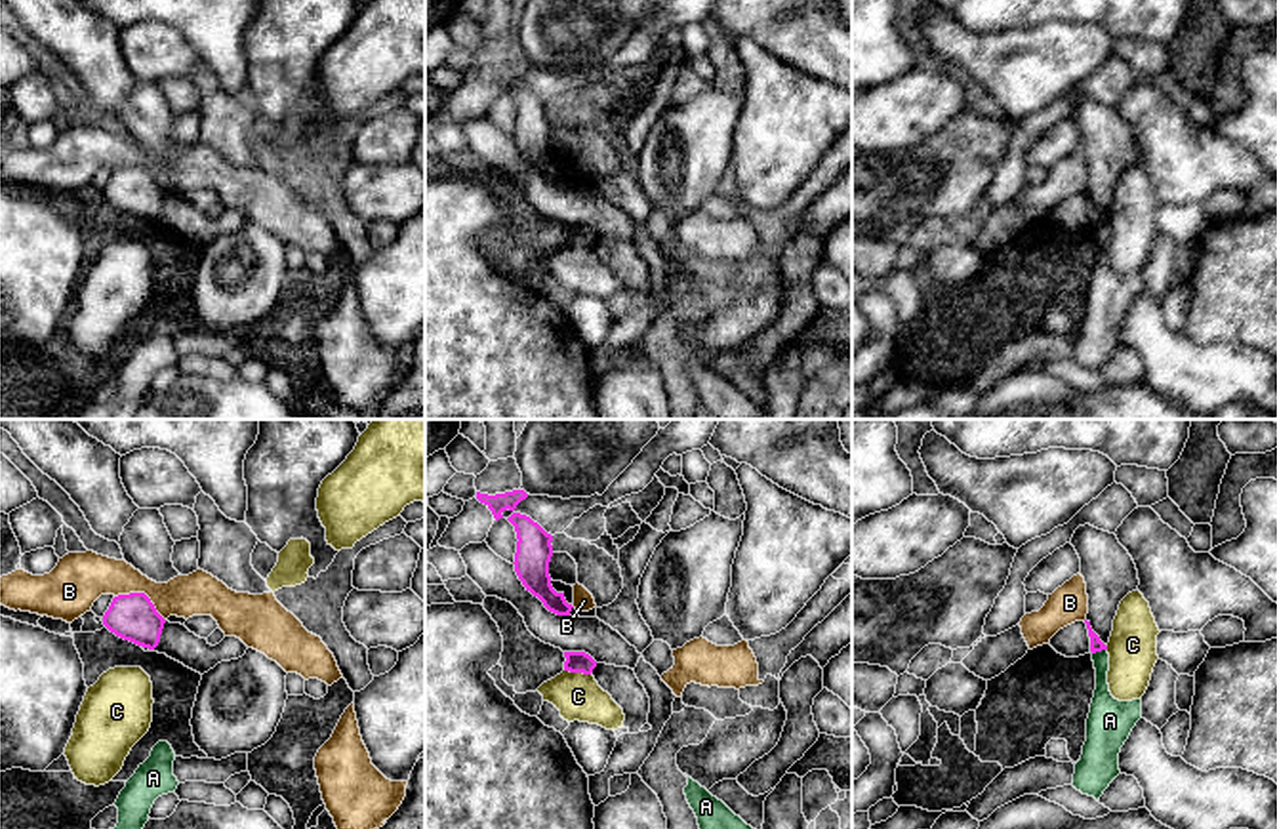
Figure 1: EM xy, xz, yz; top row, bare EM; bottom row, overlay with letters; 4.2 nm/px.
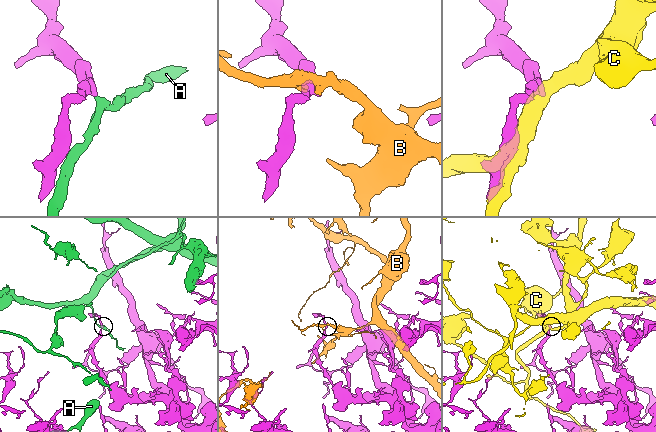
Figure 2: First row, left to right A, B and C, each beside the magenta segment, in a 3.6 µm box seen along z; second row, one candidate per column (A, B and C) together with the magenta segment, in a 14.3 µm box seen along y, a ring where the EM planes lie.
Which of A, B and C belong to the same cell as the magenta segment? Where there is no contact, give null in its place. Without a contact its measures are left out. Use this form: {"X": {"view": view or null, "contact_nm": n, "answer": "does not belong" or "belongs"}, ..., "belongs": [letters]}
{"A": {"view": "yz", "contact_nm": 70, "answer": "does not belong"}, "B": {"view": "xy", "contact_nm": 240, "answer": "does not belong"}, "C": {"view": "xz", "contact_nm": 110, "answer": "does not belong"}, "belongs": []}

